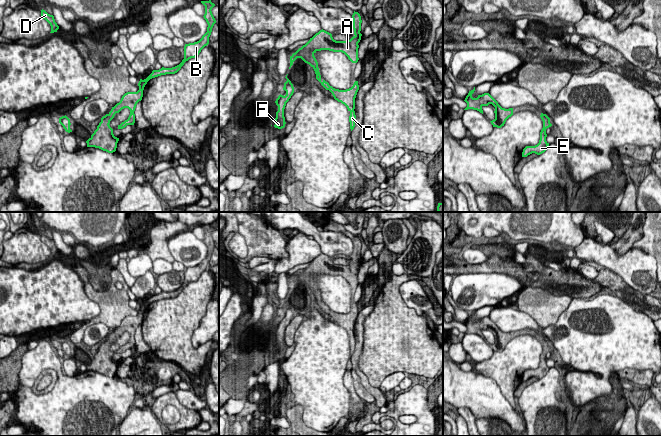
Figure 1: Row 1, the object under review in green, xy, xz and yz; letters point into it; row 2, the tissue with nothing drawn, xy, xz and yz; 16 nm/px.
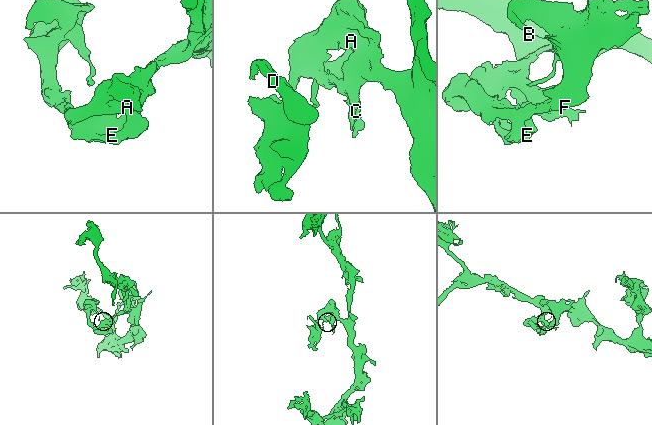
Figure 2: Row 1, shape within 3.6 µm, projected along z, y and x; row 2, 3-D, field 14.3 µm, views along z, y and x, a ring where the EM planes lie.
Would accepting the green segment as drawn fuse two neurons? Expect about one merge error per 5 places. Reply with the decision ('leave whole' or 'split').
leave whole

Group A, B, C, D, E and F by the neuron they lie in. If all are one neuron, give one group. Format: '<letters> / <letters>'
A B C D E F

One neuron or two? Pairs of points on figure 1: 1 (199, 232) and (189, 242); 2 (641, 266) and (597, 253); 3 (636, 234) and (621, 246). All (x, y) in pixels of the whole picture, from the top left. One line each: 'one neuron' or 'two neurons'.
1: two neurons
2: one neuron
3: one neuron

